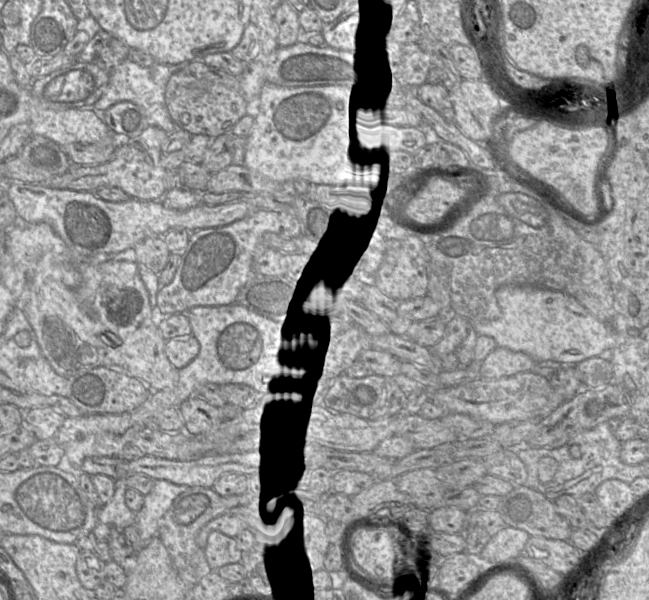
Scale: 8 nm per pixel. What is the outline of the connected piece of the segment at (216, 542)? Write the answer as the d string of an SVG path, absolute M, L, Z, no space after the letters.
M217 530L209 534L204 552L212 570L242 561L243 556L243 550L239 547L236 537L230 537Z

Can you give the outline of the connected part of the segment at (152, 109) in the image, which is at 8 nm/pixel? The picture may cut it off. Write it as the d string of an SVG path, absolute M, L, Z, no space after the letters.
M130 58L125 59L121 62L115 69L110 73L110 82L109 85L102 95L102 97L94 104L92 107L97 113L101 114L116 103L119 102L133 102L134 104L138 105L144 110L144 114L146 116L146 120L149 126L154 126L163 129L168 134L182 130L178 125L176 125L170 115L168 113L166 102L165 102L165 89L169 78L177 71L182 69L184 65L187 63L182 64L161 64L155 63L153 66L146 67L140 66L139 64L135 63Z

